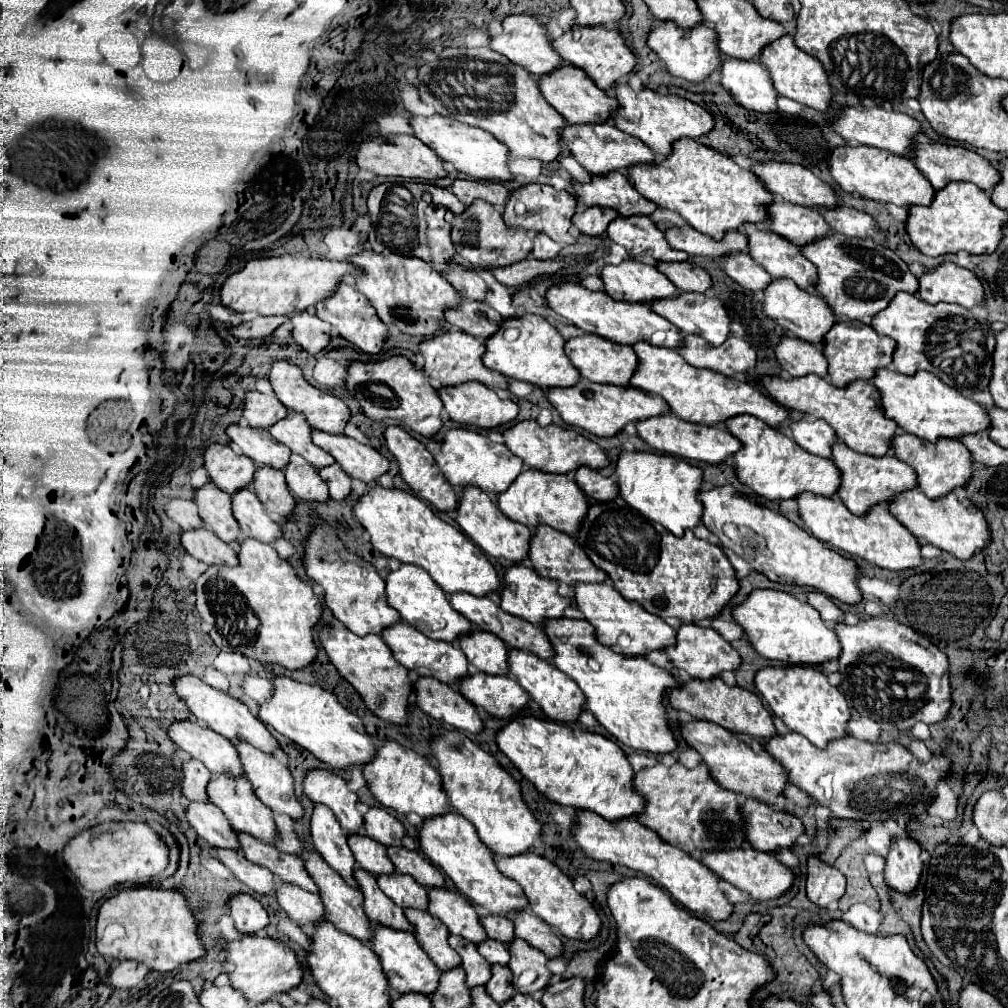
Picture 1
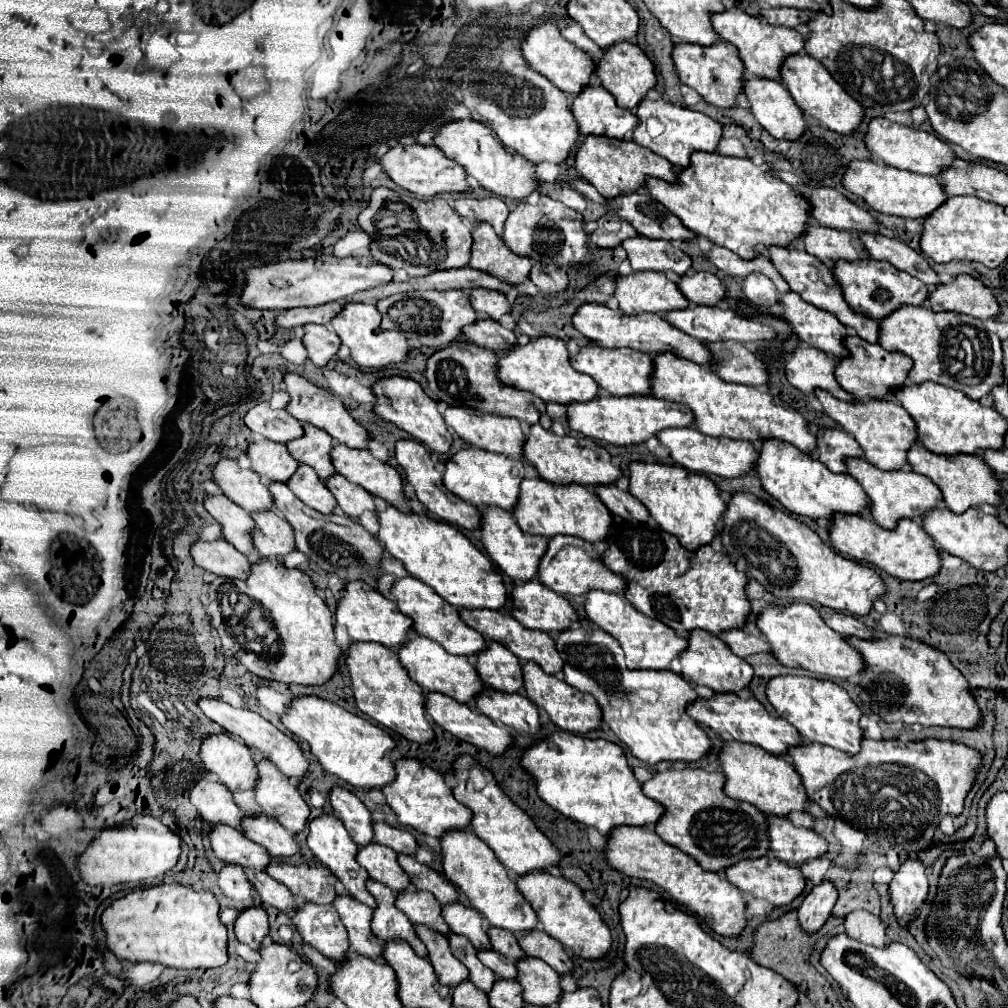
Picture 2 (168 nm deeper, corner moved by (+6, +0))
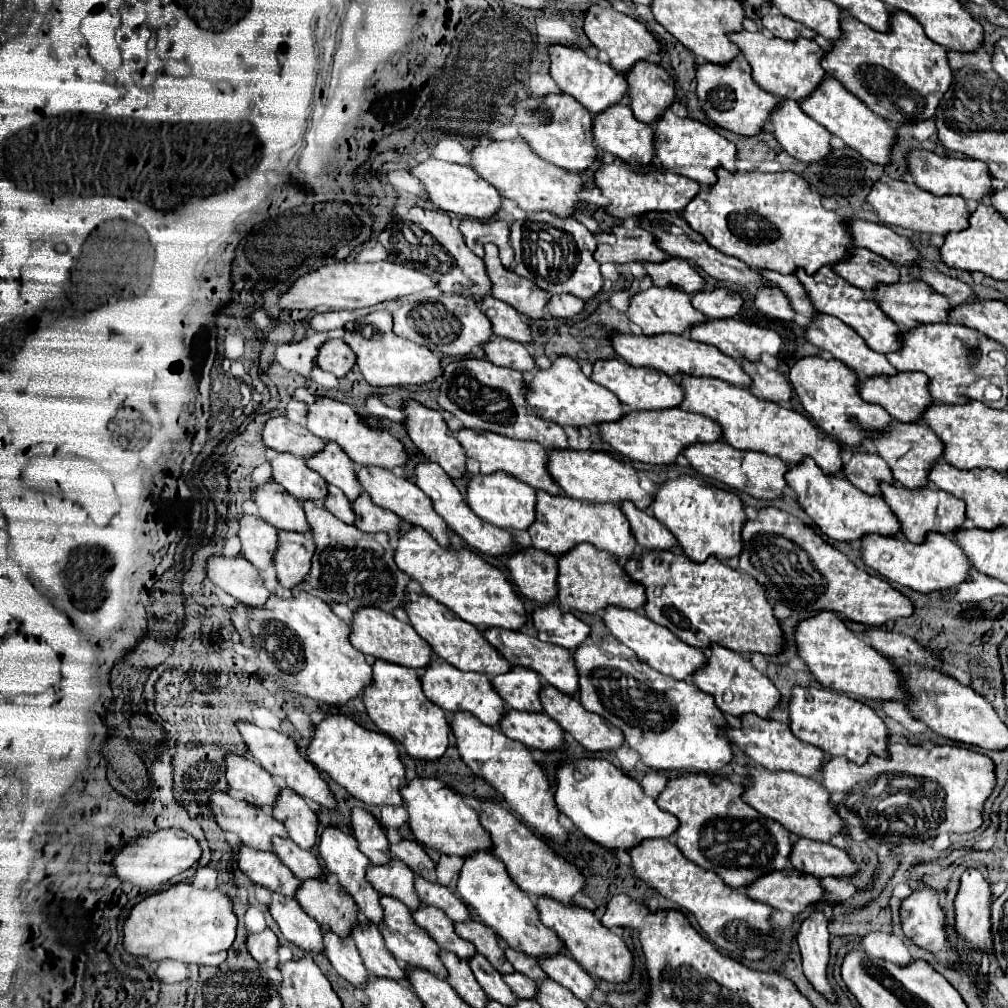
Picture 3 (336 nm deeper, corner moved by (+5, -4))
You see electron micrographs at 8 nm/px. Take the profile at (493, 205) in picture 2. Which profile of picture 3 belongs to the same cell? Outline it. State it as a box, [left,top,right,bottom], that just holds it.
[459,217,513,267]

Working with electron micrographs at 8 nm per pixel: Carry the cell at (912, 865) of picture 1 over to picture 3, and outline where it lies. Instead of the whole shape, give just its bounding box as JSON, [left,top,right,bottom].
[899,887,961,967]

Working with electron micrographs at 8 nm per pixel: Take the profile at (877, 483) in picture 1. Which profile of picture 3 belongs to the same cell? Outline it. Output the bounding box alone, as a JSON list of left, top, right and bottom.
[881,483,965,543]

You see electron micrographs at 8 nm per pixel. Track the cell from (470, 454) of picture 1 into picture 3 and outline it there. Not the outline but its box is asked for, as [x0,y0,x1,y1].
[467,473,535,529]

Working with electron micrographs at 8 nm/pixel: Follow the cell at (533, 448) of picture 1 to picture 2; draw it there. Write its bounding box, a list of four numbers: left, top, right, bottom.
[524,425,622,485]

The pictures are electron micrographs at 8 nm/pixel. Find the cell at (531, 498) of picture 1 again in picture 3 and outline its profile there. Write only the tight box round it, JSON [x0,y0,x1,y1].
[529,491,635,557]

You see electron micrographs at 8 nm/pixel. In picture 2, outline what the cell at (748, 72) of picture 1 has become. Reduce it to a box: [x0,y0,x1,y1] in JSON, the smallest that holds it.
[744,79,806,141]

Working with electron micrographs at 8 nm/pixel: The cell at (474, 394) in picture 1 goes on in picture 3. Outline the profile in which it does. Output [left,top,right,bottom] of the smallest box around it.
[455,429,561,493]

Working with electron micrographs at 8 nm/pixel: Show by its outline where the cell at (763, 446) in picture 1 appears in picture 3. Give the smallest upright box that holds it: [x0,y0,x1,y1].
[785,457,899,541]

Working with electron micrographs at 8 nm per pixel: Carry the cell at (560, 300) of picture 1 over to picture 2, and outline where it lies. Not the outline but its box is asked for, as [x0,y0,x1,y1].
[572,303,714,365]

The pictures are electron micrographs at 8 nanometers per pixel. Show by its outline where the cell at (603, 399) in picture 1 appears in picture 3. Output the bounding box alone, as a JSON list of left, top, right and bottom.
[597,409,721,465]

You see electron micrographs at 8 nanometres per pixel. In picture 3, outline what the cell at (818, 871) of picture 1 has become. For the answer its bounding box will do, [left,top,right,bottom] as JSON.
[797,909,835,999]

